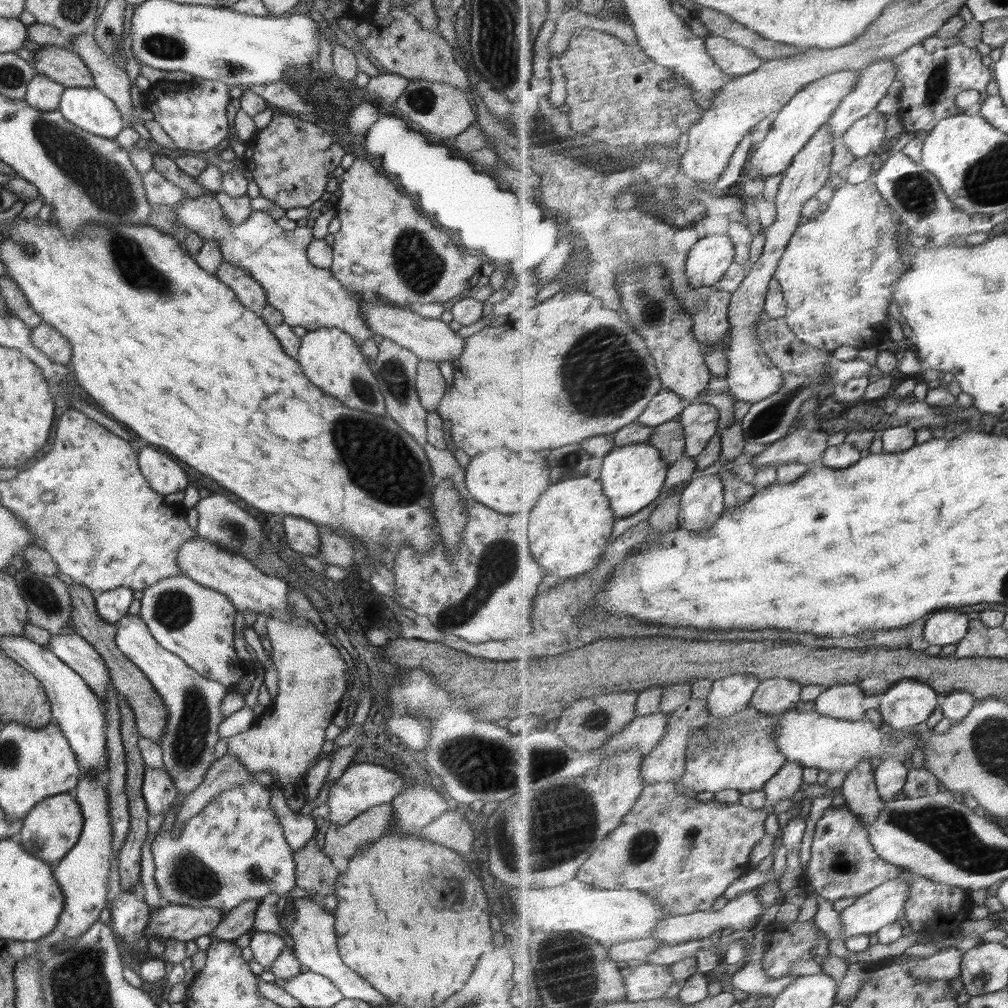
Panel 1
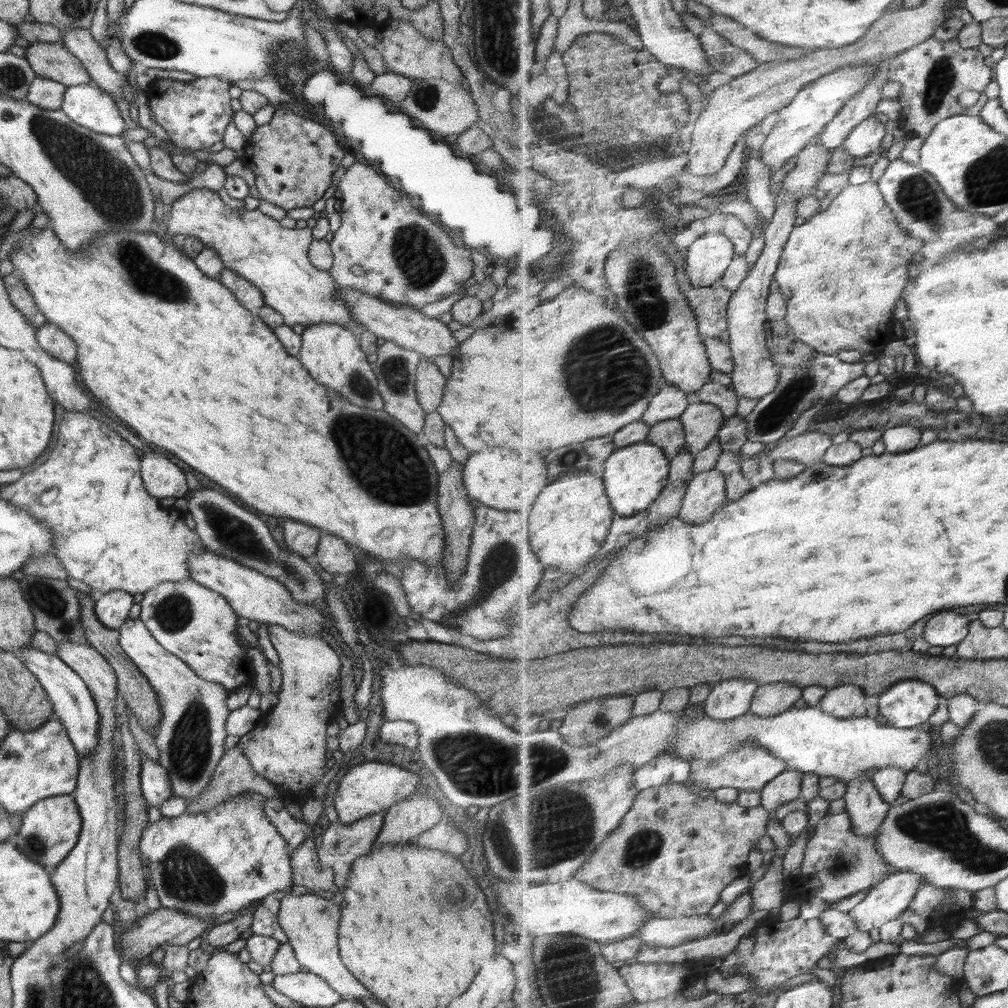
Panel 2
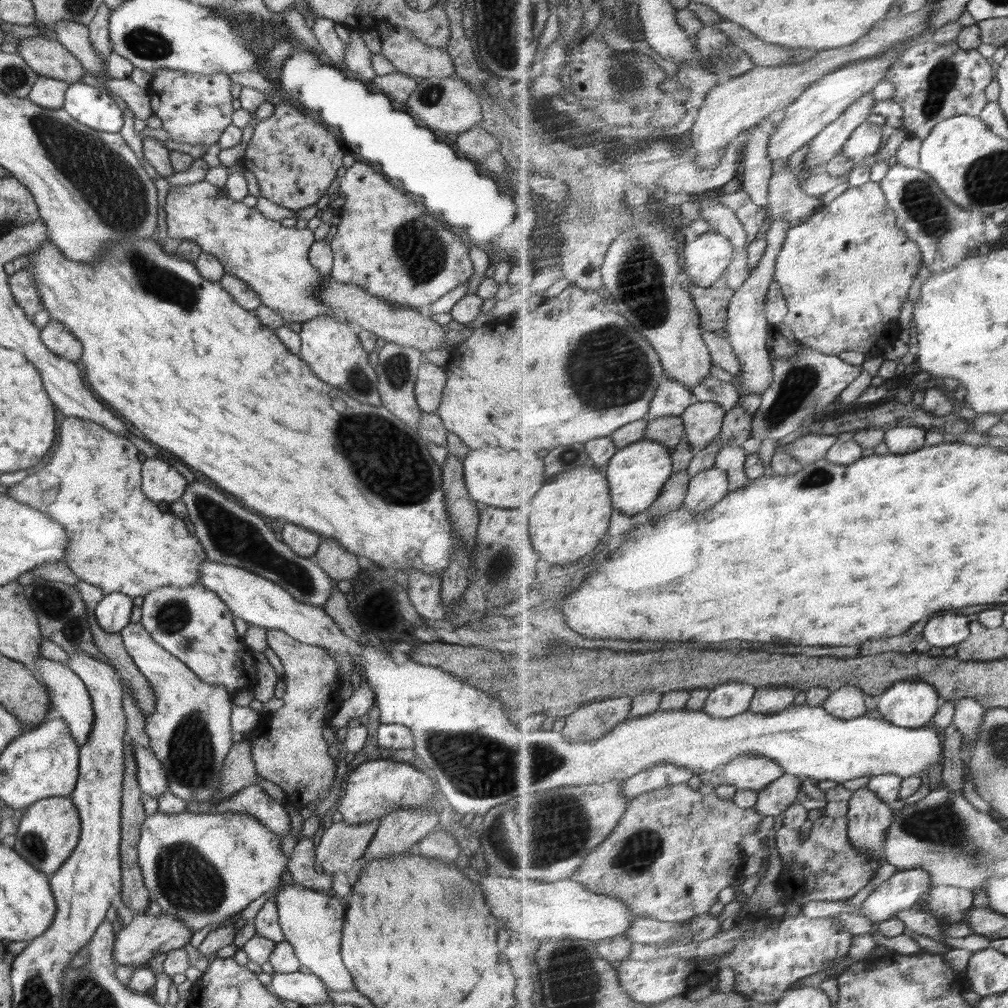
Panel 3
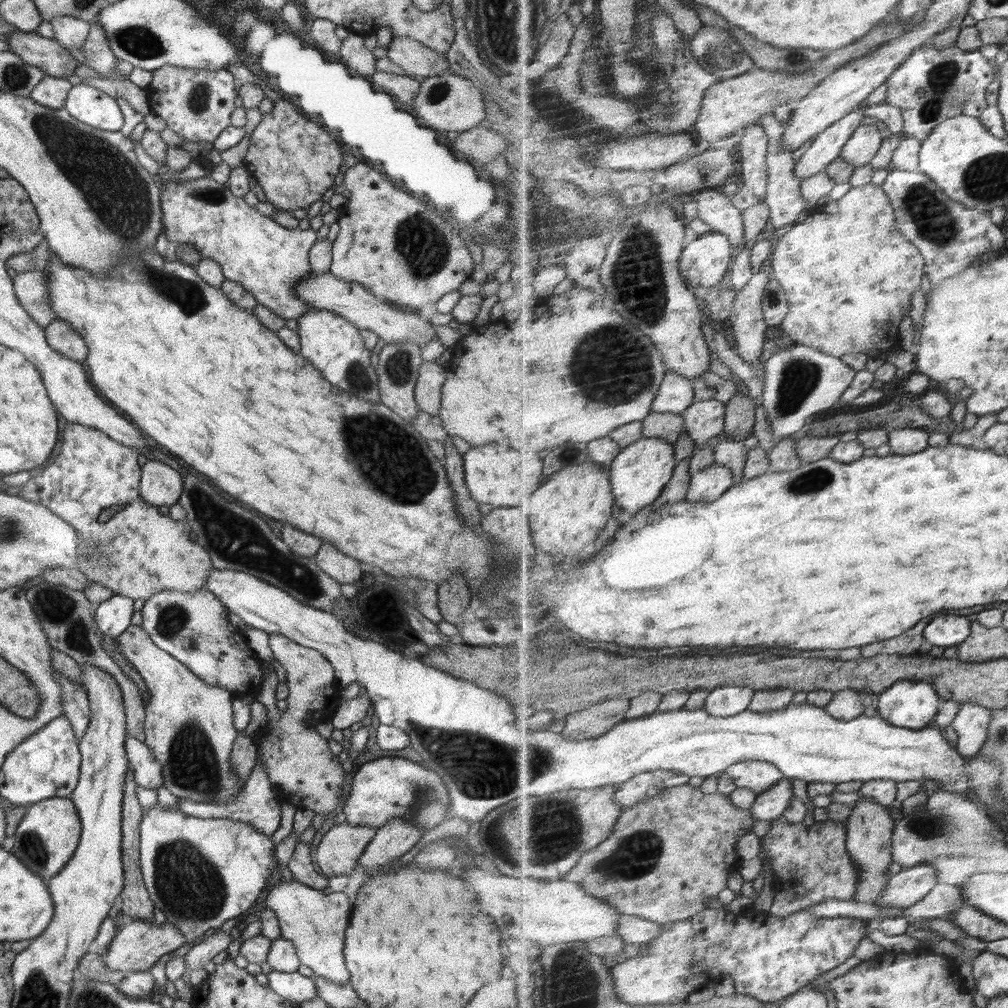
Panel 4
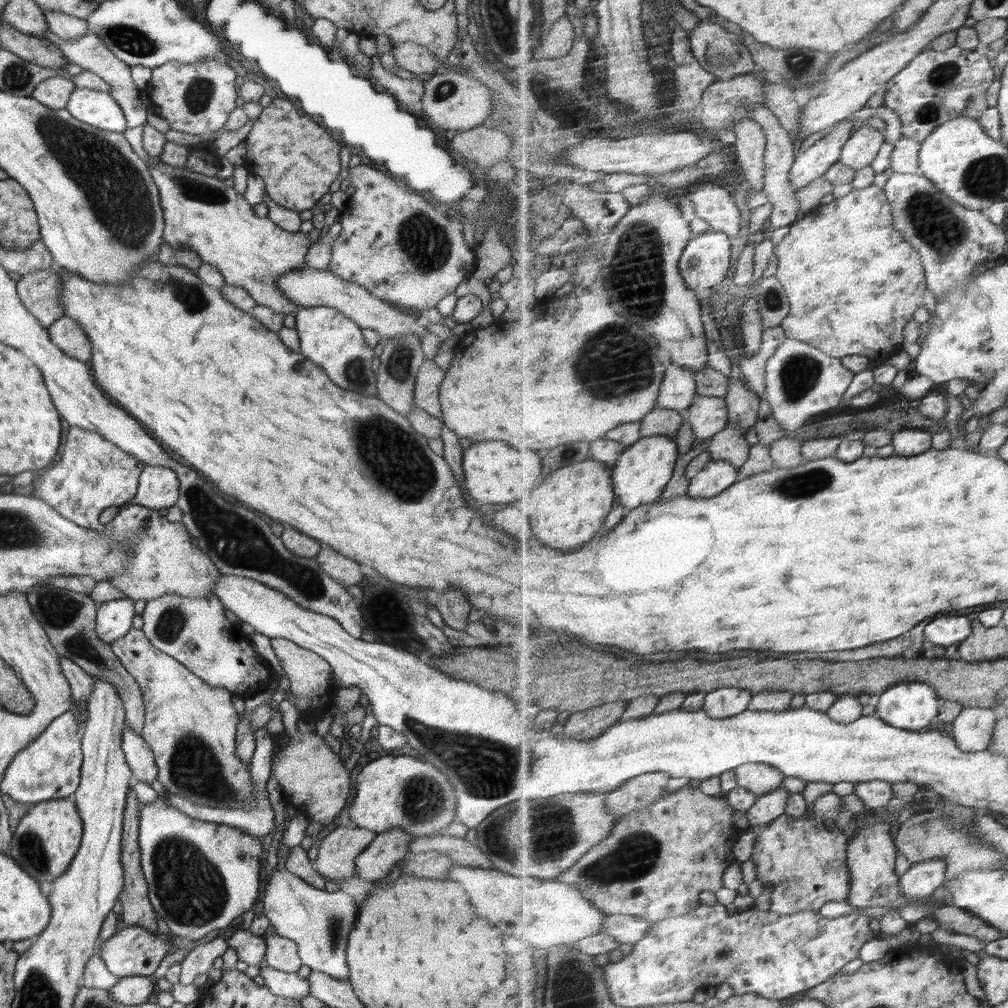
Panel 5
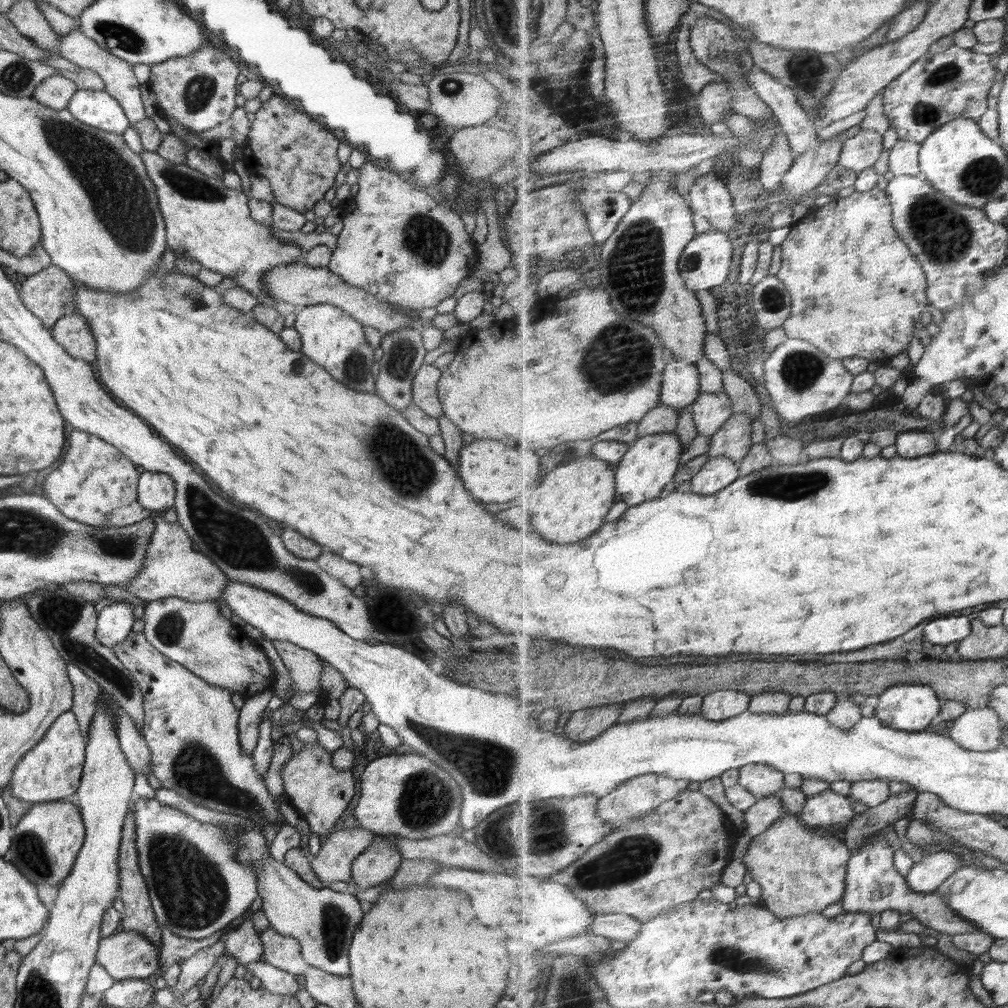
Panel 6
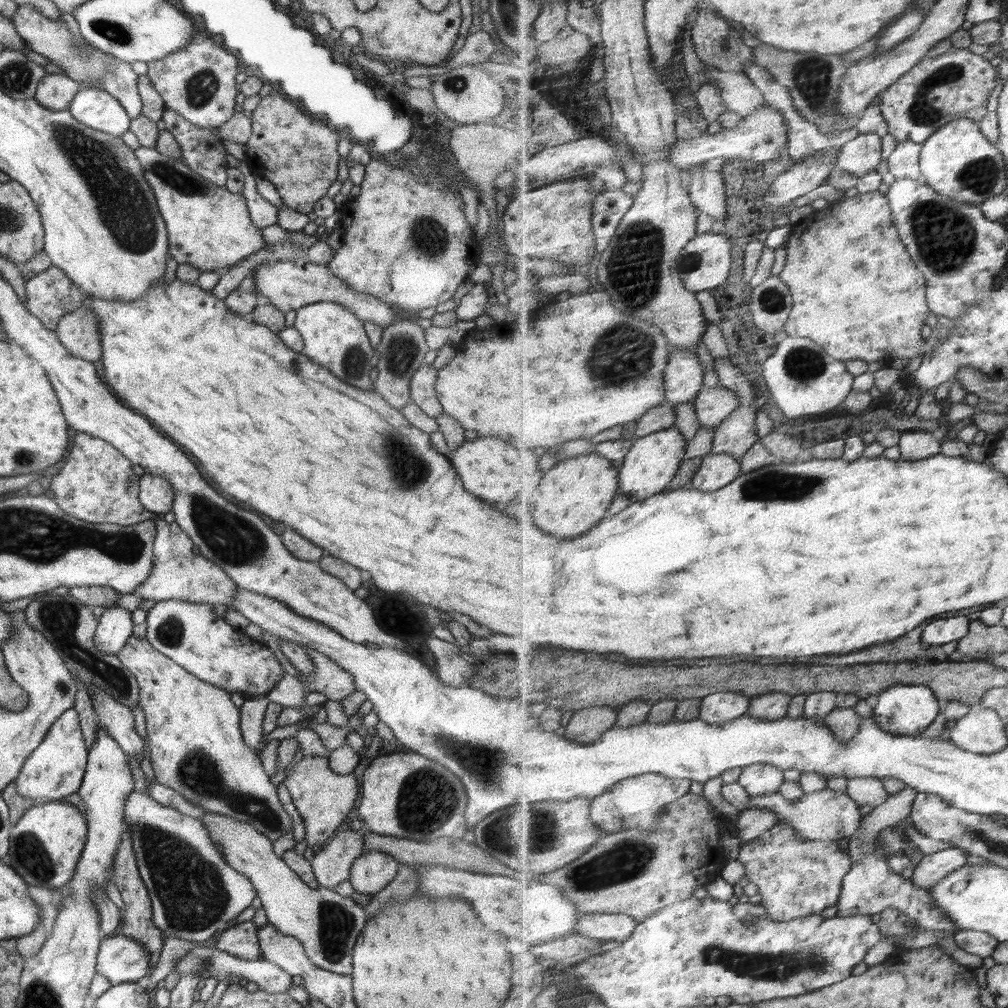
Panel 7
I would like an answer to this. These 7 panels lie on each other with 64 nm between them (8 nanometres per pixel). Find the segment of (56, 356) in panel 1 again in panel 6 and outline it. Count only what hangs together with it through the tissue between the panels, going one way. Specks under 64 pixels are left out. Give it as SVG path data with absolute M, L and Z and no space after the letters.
M74 312L59 318L51 333L56 342L74 358L88 363L97 359L97 342L84 315Z

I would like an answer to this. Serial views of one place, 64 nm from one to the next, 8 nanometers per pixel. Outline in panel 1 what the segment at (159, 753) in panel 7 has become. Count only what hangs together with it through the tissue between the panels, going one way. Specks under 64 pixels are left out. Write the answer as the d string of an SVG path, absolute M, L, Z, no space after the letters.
M127 613L115 626L116 647L144 673L162 697L168 711L165 731L159 740L164 769L178 792L191 792L202 784L204 776L215 761L214 748L219 740L219 726L223 721L220 704L229 690L218 681L200 676L179 656L160 646L138 614Z

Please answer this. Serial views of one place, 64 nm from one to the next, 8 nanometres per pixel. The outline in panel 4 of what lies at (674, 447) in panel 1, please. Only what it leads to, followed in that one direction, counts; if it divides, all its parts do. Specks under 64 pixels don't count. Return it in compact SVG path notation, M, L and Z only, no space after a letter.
M652 413L643 420L645 438L662 438L672 444L679 442L686 432L686 419L680 413Z

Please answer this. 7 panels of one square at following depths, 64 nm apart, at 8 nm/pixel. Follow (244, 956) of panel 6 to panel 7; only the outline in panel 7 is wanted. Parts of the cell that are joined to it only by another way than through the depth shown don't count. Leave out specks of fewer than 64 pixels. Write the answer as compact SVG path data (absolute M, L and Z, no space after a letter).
M242 922L221 931L215 947L241 959L260 959L261 950L254 922Z

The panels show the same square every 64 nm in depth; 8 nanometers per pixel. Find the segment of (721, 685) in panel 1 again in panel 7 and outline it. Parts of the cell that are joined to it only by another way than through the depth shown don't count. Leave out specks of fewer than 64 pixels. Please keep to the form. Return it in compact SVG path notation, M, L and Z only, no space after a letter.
M719 692L703 699L701 718L712 724L728 724L751 709L752 699L736 692Z

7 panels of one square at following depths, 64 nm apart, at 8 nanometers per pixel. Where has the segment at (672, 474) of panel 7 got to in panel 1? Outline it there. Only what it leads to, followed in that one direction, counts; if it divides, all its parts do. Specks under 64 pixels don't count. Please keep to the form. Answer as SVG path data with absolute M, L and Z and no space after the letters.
M650 443L616 447L604 458L601 481L617 518L628 518L648 509L664 493L670 464L666 462L659 448Z

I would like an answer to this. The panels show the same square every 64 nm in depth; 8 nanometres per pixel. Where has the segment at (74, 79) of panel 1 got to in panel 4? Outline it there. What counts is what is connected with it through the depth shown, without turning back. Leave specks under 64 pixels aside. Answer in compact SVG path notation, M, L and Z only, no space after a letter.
M42 32L8 34L9 50L24 62L43 70L47 75L62 78L74 74L79 62L55 38L49 39Z

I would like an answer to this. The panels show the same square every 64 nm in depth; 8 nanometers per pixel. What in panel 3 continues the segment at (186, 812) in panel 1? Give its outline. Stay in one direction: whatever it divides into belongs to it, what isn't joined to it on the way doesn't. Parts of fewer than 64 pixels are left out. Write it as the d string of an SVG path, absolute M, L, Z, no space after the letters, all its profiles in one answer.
M240 739L233 743L224 759L219 792L209 802L220 802L251 784L260 785L276 802L283 805L287 803L288 797L277 784L259 776L255 769L250 743L246 739Z

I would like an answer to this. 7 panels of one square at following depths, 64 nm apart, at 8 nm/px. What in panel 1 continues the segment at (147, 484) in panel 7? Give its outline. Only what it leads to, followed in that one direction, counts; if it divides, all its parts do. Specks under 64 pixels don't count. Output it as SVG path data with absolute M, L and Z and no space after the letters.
M141 448L136 453L139 469L154 492L165 496L186 489L188 478L178 462L156 452L154 448Z

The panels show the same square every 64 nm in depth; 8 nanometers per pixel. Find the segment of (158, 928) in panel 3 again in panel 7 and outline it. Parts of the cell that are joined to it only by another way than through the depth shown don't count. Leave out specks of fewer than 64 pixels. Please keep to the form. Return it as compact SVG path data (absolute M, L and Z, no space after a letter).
M112 934L101 940L95 967L112 986L136 983L152 972L148 957L149 952L137 940Z

